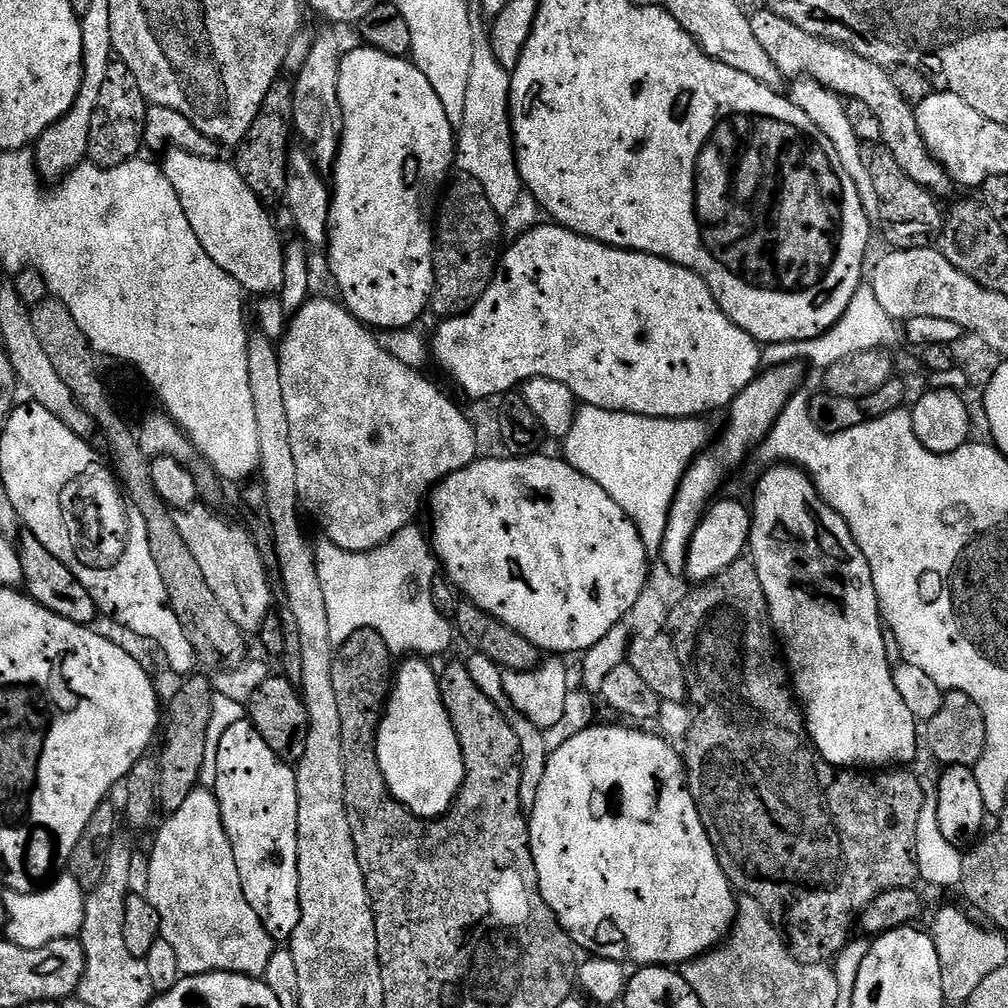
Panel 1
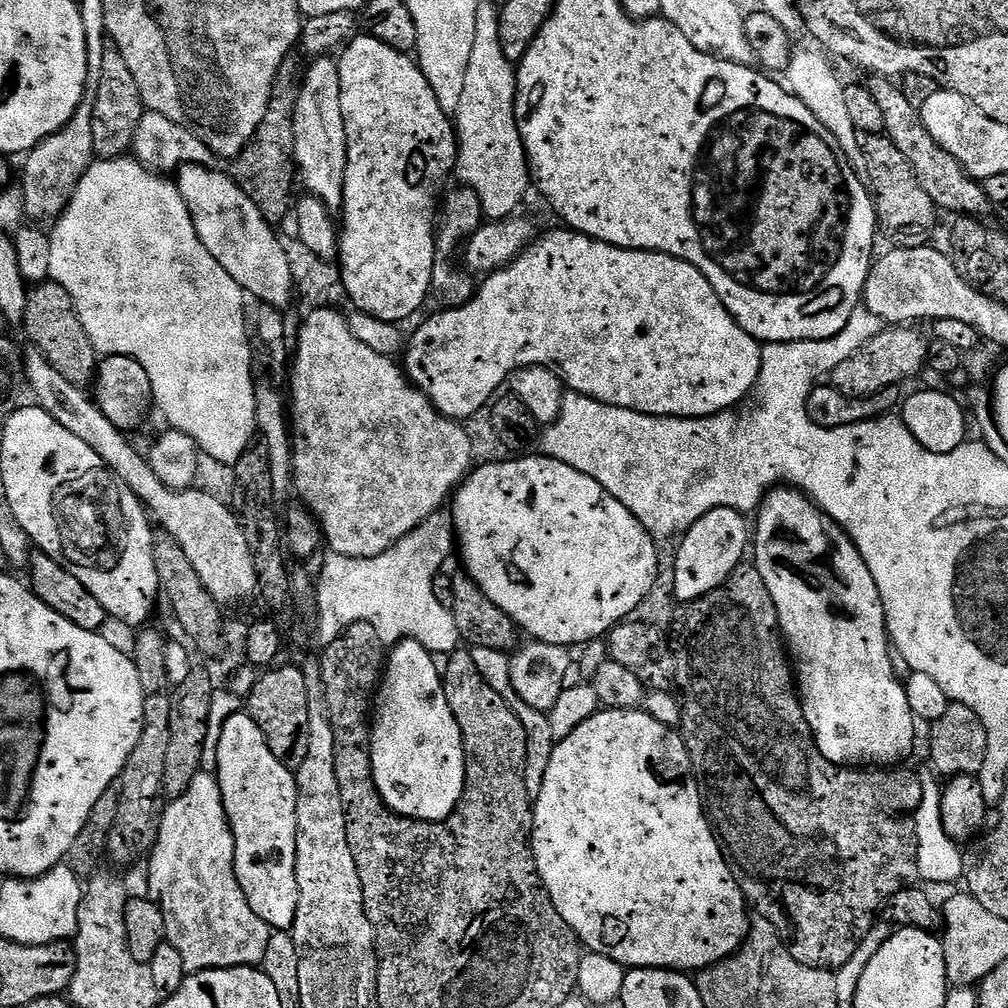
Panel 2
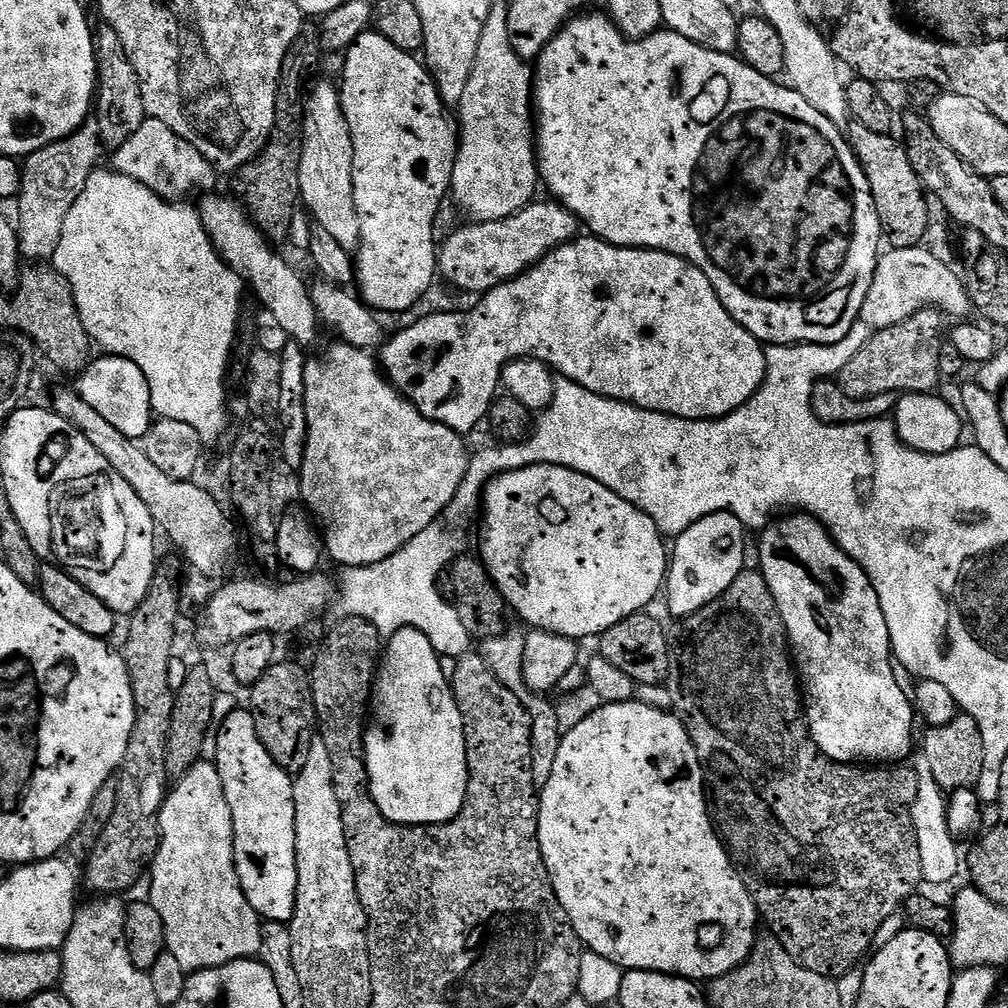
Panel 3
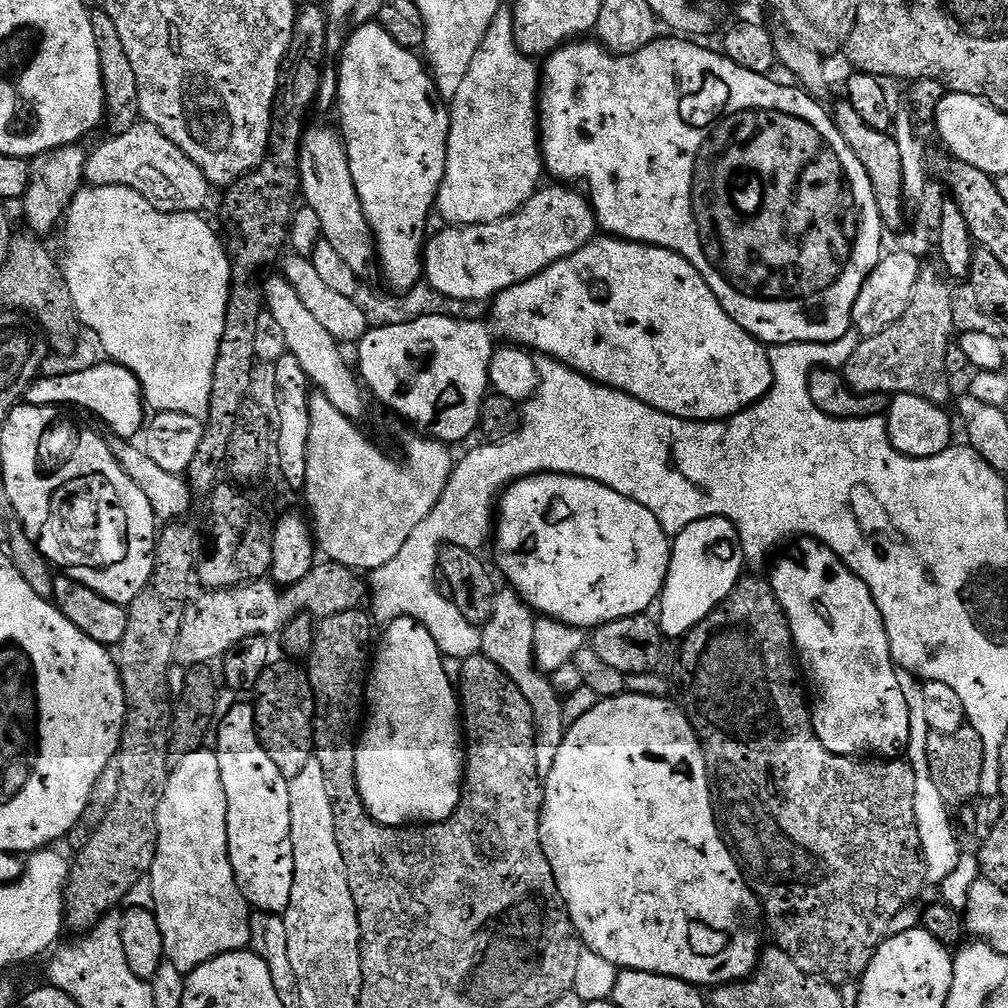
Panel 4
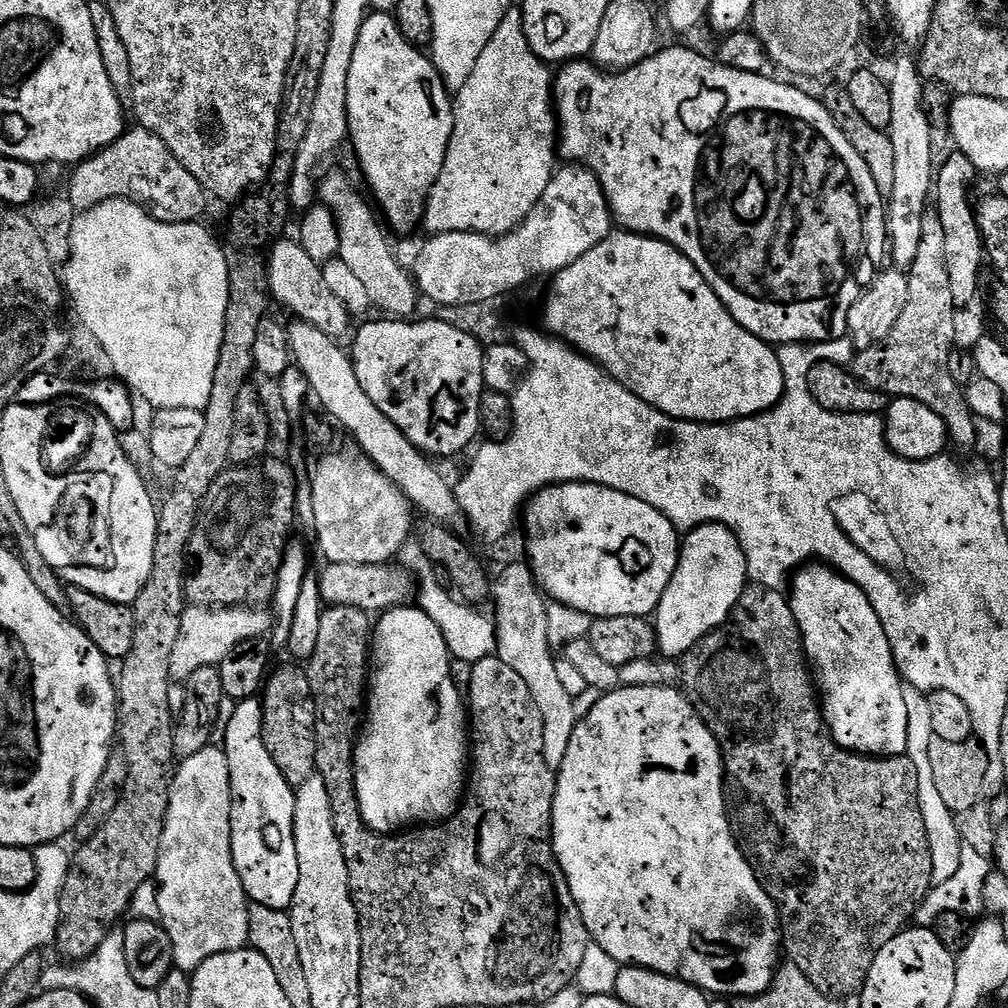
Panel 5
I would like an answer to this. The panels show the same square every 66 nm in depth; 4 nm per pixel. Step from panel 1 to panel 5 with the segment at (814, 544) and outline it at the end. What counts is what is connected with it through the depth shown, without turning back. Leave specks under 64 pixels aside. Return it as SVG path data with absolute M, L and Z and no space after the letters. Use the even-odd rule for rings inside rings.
M812 562L801 567L791 577L791 588L790 603L802 634L804 655L808 657L814 673L818 700L834 742L848 752L859 752L866 756L905 755L908 750L906 698L902 698L902 690L906 685L896 669L890 638L886 638L886 630L882 630L878 614L874 606L870 606L870 598L866 598L857 584L823 562Z

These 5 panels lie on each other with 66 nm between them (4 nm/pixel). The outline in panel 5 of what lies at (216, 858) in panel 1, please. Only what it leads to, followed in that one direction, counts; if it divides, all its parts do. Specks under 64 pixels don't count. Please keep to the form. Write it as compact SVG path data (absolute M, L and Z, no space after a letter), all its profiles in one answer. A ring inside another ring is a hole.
M209 746L198 750L198 754L183 757L175 769L168 794L168 808L164 811L164 829L162 830L162 838L160 839L160 853L158 854L154 880L157 884L158 908L161 911L158 923L163 926L170 938L173 965L189 974L196 972L198 966L202 962L206 962L206 958L214 958L214 954L233 952L248 944L248 906L250 901L248 895L244 893L244 887L238 878L238 870L234 866L234 858L232 857L232 835L230 834L231 813L232 787L230 786L230 768L226 762L226 754L224 753L223 747Z

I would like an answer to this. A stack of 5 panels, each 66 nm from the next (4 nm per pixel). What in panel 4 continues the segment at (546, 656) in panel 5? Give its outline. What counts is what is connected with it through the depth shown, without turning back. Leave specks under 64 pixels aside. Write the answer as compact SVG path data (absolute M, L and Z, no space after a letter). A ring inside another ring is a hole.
M500 590L496 593L494 610L488 623L483 625L480 637L482 638L481 653L522 690L526 702L530 702L530 710L534 710L534 722L536 723L536 757L538 758L538 770L541 777L550 774L554 767L554 758L562 747L562 738L566 731L566 719L564 720L564 708L562 697L552 685L551 679L536 667L534 658L534 628L537 617L531 608L525 604L524 599L511 590Z

